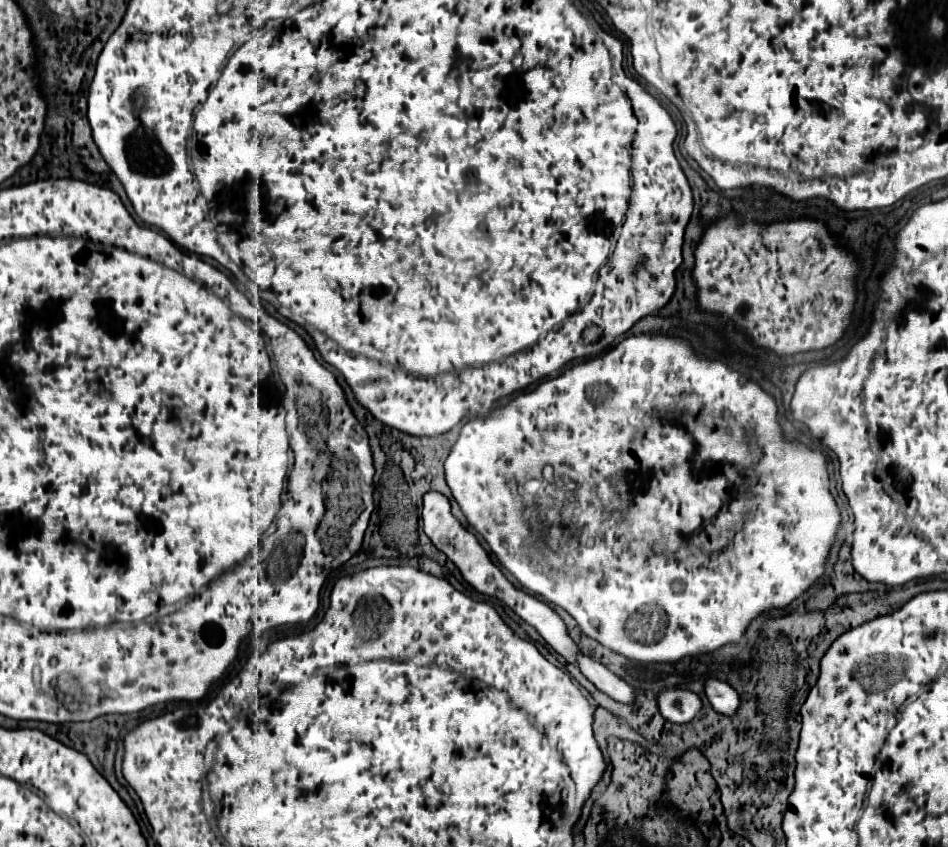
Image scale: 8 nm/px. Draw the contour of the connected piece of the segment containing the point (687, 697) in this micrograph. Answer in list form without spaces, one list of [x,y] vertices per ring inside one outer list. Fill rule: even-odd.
[[[669,688],[665,692],[659,692],[657,702],[663,718],[673,724],[691,722],[703,706],[701,698],[695,692],[681,690],[681,688]]]

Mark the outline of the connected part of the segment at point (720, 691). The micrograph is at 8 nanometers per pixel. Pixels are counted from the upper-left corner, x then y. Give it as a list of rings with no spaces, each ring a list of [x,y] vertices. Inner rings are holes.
[[[707,680],[705,684],[705,694],[713,706],[715,712],[723,716],[735,716],[739,710],[739,694],[721,680]]]

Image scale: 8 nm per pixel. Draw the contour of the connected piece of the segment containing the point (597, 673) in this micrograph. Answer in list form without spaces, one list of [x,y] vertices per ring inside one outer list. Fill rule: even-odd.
[[[579,656],[579,670],[585,674],[587,680],[591,680],[603,694],[613,698],[621,704],[633,704],[635,700],[635,688],[629,686],[625,680],[609,672],[603,664],[597,664],[595,660],[589,660],[589,656]]]

